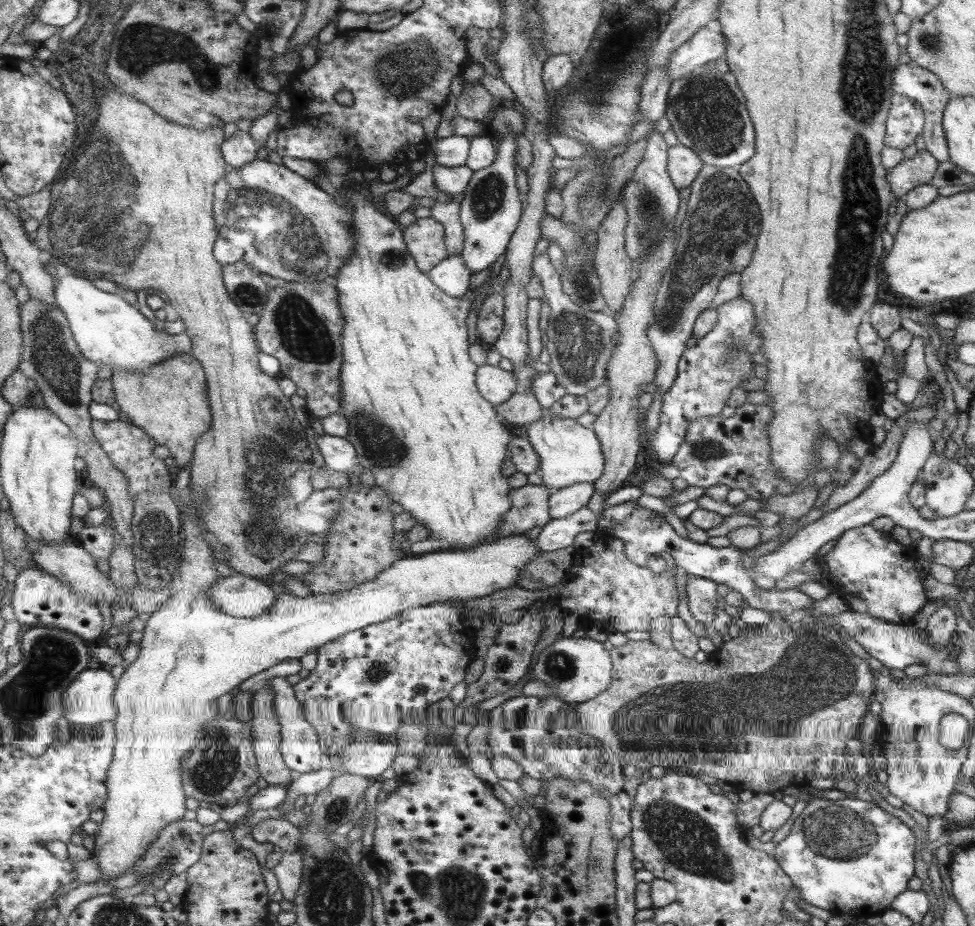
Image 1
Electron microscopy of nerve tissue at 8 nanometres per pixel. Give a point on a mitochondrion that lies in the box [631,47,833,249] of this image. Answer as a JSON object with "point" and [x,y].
{"point":[707,113]}

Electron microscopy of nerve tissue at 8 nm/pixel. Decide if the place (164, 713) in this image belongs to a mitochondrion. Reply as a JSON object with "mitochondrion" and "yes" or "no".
{"mitochondrion":"no"}

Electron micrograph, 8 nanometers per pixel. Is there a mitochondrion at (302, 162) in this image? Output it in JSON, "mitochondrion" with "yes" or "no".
{"mitochondrion":"no"}

